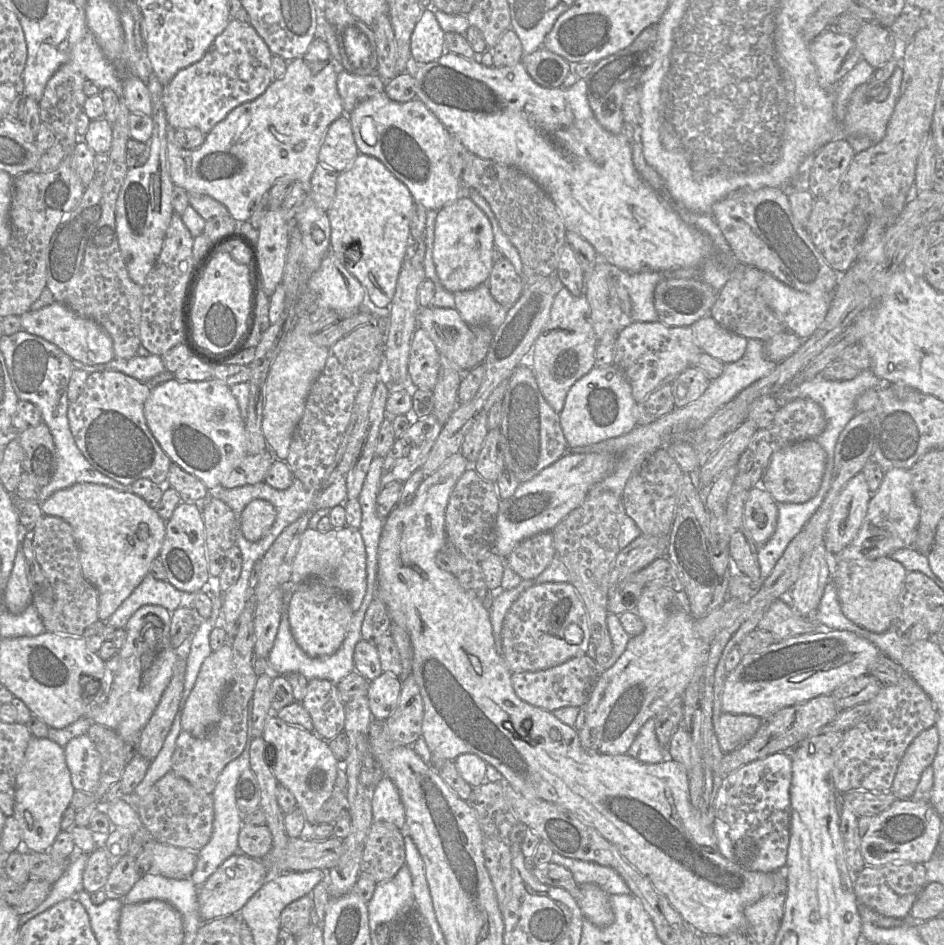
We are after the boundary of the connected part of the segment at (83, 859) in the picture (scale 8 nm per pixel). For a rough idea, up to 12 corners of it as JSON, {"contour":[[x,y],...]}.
{"contour":[[77,846],[47,898],[19,926],[83,889],[88,853]]}

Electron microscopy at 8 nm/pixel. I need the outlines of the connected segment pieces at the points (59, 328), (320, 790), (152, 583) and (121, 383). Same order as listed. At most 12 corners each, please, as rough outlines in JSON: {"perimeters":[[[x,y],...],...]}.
{"perimeters":[[[54,301],[19,316],[22,330],[85,365],[114,358],[93,319]],[[271,711],[264,759],[307,825],[340,762],[326,740]],[[149,573],[104,623],[124,628],[144,605],[170,613],[186,595]],[[88,374],[69,428],[96,470],[165,484],[171,459],[144,416],[150,388]]]}

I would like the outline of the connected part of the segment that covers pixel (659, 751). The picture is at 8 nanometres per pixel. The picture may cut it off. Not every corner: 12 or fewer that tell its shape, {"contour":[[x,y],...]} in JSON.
{"contour":[[655,719],[640,728],[627,754],[643,763],[667,759]]}

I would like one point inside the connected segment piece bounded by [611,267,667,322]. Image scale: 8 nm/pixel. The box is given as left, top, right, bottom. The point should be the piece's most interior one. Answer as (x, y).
(640, 286)

